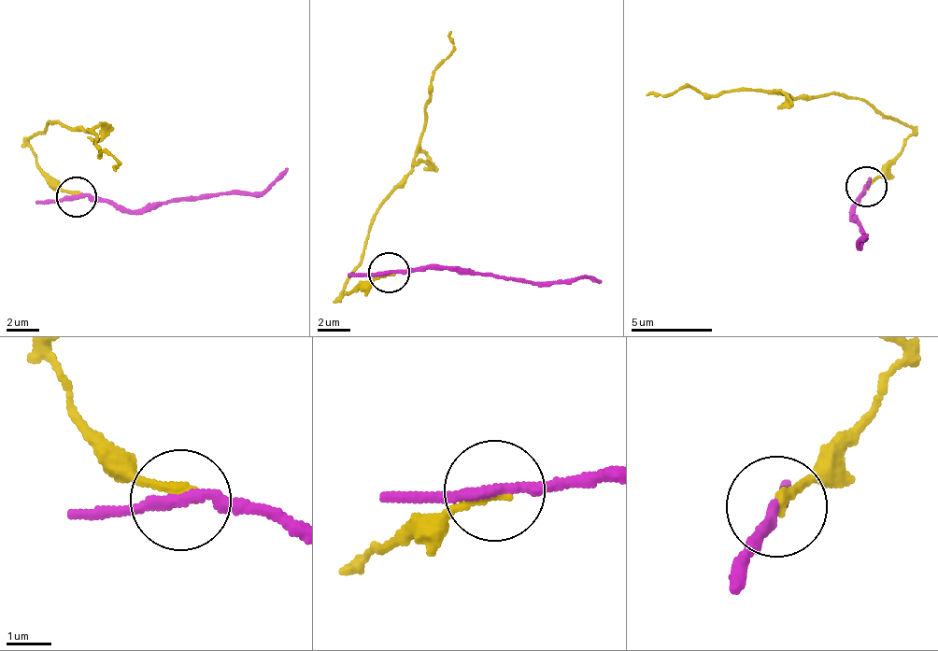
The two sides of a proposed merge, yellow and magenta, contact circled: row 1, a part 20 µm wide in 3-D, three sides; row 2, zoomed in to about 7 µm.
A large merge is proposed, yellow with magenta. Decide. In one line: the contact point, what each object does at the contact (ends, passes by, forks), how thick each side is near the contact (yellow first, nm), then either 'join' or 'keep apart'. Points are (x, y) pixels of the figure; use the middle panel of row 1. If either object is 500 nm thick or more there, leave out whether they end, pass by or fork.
at (389, 273); yellow ends there; magenta passes by; 240 nm thick on the yellow side, 240 nm on the other; keep apart

